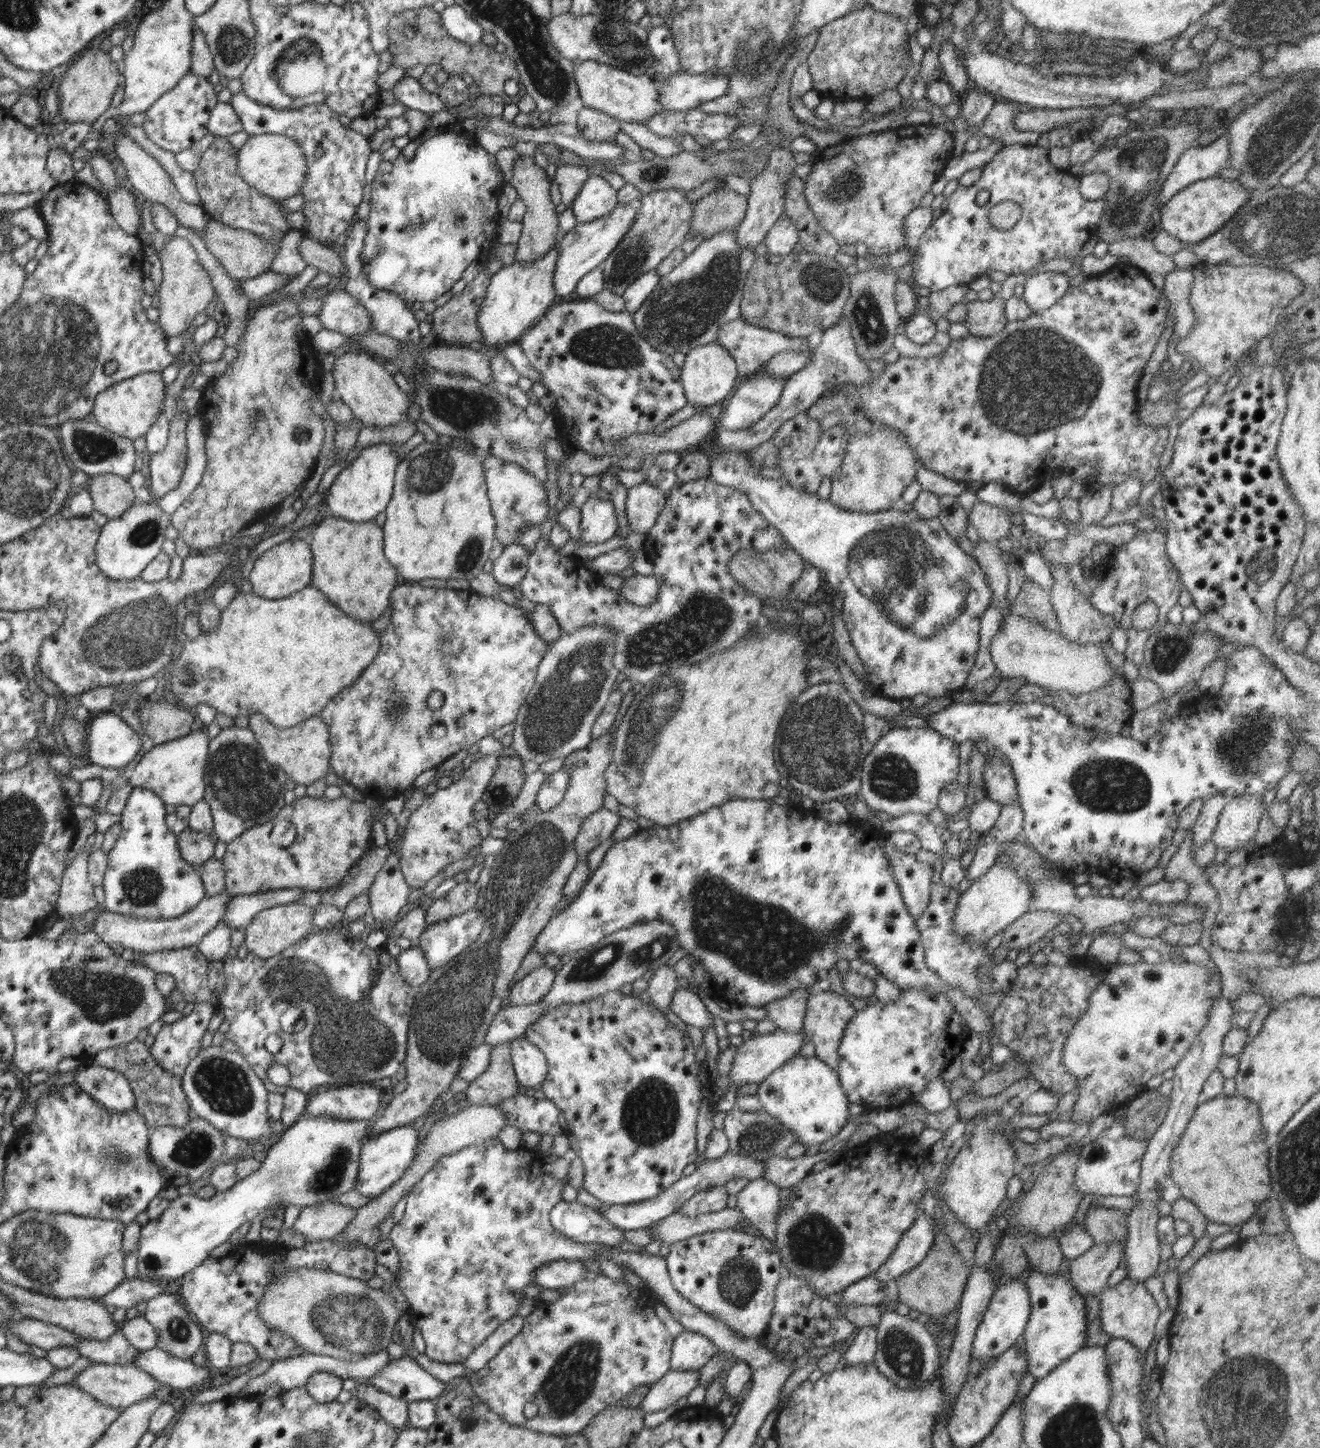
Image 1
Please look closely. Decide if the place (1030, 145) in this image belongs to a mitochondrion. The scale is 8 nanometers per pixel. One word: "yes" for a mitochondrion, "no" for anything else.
no

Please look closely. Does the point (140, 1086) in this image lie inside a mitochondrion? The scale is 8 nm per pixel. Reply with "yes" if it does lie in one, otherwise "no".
no

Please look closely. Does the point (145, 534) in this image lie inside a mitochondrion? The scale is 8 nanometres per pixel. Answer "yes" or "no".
yes

